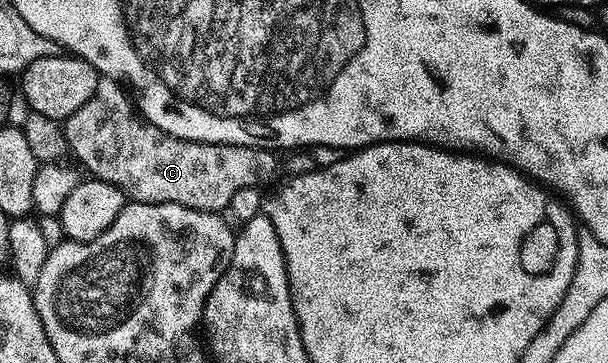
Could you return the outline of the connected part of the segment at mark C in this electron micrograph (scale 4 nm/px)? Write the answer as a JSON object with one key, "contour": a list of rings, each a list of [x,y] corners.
{"contour":[[[104,76],[98,77],[91,100],[65,119],[63,129],[66,147],[90,170],[88,173],[101,182],[115,184],[135,202],[170,202],[221,212],[239,188],[264,187],[264,182],[271,181],[273,173],[279,170],[279,158],[274,151],[259,146],[192,142],[155,128],[135,109],[122,83]]]}

